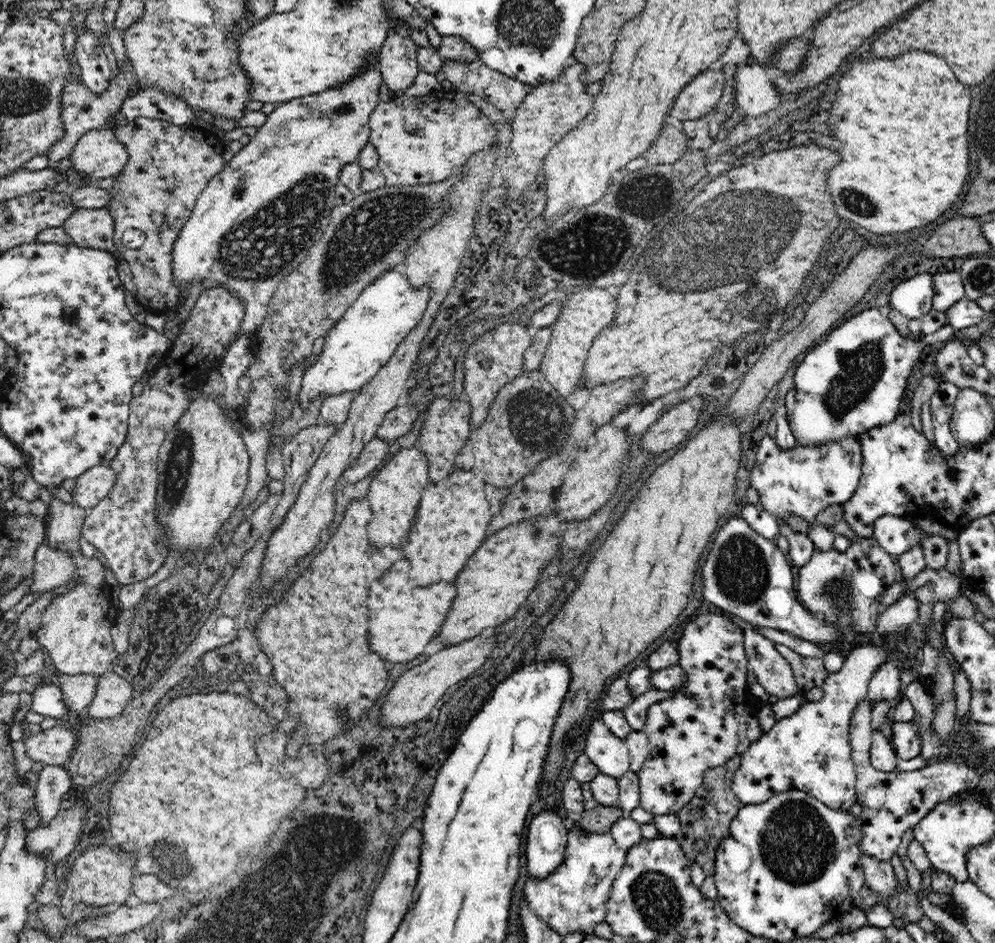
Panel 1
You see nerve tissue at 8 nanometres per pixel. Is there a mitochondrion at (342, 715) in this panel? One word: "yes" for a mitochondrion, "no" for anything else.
yes

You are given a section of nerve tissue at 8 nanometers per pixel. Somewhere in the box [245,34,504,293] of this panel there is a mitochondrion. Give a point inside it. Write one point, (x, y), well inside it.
(344, 109)

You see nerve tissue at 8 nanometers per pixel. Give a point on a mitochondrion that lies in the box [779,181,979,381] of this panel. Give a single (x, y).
(857, 201)

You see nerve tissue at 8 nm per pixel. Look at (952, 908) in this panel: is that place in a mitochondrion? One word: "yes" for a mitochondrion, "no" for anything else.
no

